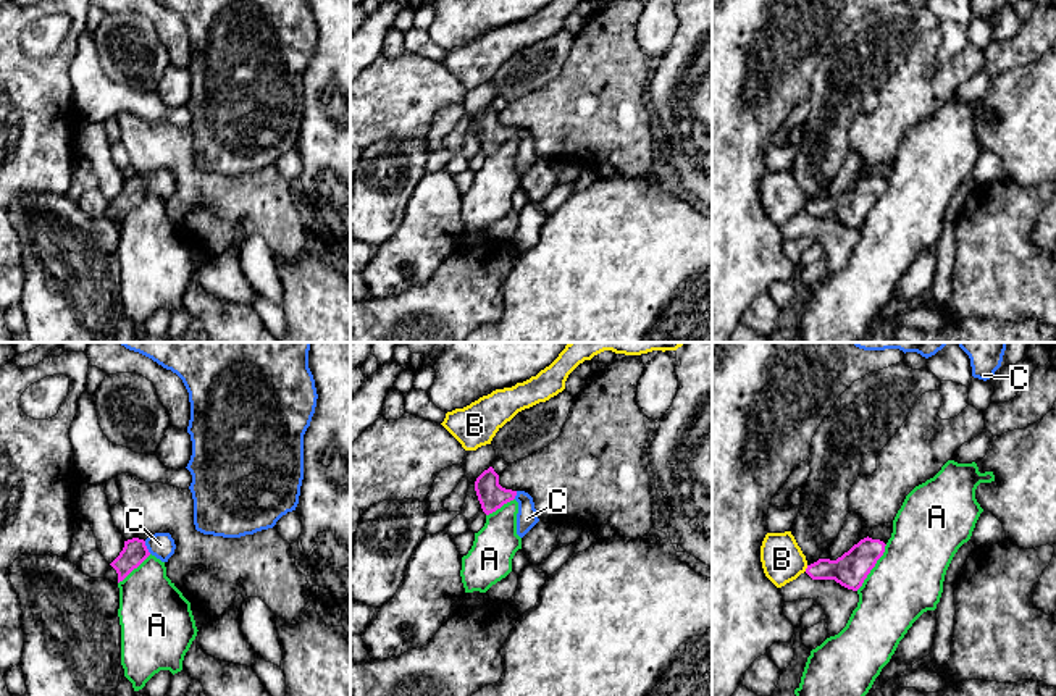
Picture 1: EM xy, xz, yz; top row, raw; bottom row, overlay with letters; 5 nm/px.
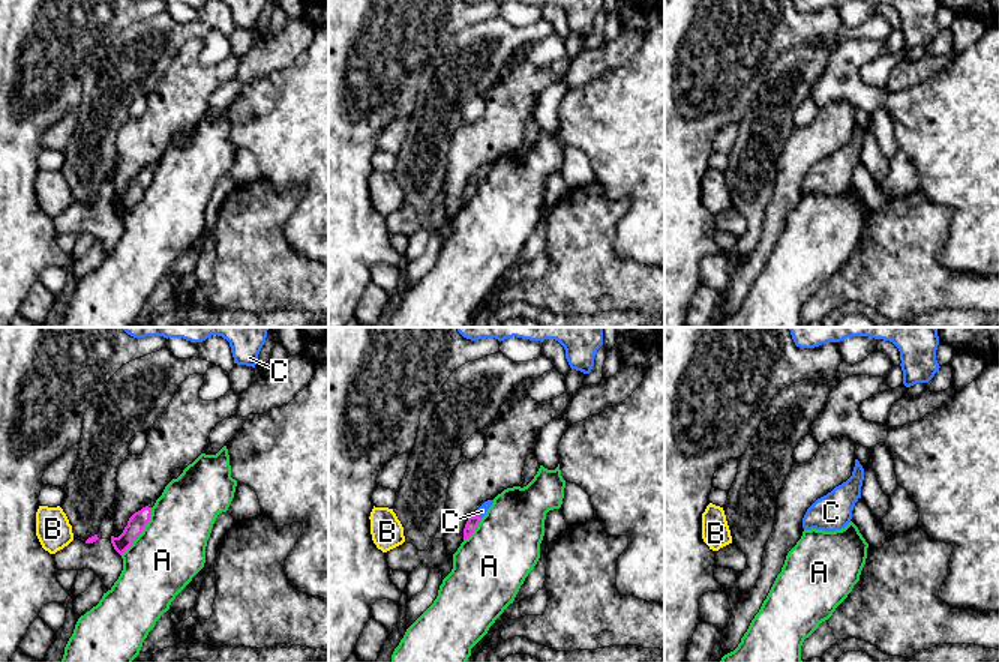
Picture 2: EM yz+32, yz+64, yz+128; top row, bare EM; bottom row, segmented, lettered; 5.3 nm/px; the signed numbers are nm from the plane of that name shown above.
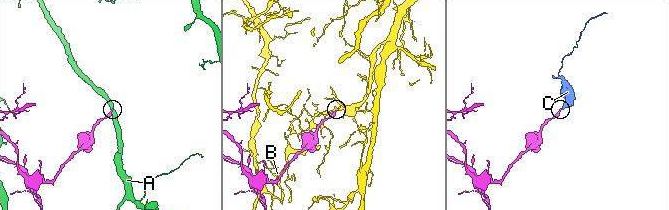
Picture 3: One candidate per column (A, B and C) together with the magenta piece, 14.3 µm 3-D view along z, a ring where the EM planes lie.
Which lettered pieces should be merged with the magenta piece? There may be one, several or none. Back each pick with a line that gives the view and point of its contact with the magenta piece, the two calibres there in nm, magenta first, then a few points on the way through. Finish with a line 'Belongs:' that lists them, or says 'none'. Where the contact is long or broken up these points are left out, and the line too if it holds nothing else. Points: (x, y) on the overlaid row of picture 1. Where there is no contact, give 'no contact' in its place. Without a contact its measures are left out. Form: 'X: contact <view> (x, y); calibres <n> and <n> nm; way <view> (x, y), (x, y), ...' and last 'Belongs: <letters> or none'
C: contact xy (146, 548); calibres 120 and 130 nm; way xy (134, 553), (146, 548), (160, 545)
Belongs: C

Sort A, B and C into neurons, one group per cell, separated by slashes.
A / B / C

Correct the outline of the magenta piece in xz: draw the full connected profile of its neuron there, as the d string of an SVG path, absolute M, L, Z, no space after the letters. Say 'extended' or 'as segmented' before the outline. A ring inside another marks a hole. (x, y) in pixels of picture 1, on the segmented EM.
extended; M492 467L484 470L475 481L475 491L486 515L496 512L510 501L518 502L517 535L523 538L538 522L533 497L525 491L505 489L499 484L499 475Z

